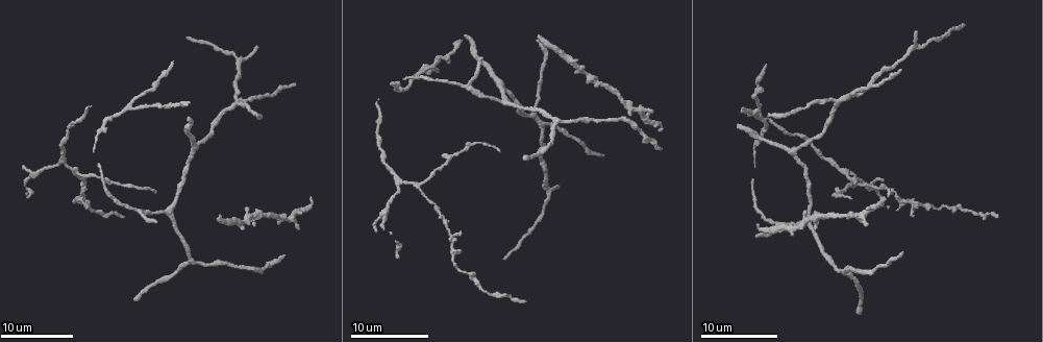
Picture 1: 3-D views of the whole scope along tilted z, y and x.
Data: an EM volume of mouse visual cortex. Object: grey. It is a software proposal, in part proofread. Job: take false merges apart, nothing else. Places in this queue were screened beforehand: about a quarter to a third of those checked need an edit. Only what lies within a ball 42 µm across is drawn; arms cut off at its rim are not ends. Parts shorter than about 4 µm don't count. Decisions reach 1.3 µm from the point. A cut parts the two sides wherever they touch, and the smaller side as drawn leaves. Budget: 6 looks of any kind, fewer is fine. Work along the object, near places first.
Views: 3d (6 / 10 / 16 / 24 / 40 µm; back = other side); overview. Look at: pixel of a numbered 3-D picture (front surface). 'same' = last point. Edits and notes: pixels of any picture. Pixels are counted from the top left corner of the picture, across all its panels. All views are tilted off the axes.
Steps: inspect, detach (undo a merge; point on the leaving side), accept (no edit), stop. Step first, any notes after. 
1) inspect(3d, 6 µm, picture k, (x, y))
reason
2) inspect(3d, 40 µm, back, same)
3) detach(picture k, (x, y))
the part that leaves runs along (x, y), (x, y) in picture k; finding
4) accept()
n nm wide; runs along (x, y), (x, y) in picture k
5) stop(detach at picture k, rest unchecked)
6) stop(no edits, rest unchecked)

inspect(3d, 16 µm, picture 1, (172, 211))
three arms meet

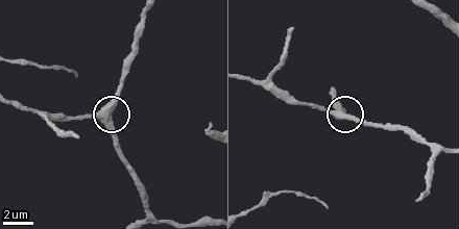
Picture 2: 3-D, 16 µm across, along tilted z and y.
inspect(3d, 6 µm, picture 2, (110, 118))

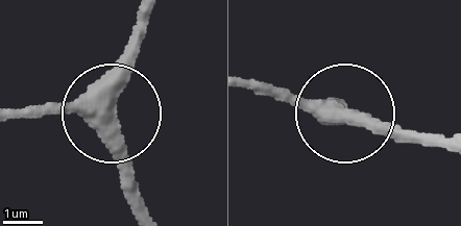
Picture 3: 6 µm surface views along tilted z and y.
accept()
420 nm wide; runs along (17, 114), (106, 105), (111, 69), (136, 23) in picture 3; continuous, no second neuron

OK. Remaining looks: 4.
inspect(3d, 10 µm, picture 1, (845, 173))
arms part here

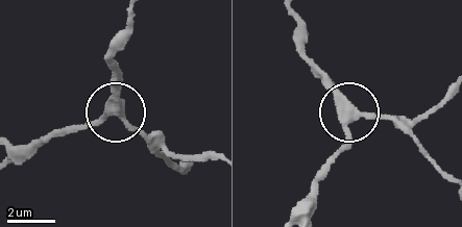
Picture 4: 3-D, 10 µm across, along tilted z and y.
inspect(3d, 6 µm, picture 4, (116, 115))

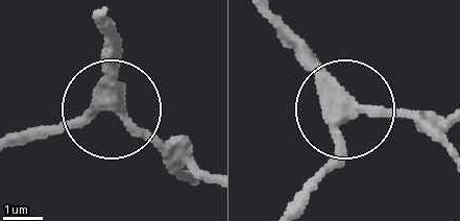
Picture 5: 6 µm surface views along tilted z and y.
accept()
330 nm wide; one neuron here

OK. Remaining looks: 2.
inspect(3d, 10 µm, picture 1, (544, 129))

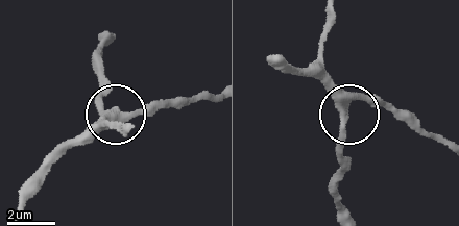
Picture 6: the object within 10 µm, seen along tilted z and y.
accept()
320 nm wide; runs along (278, 57), (317, 69), (348, 108), (361, 101), (402, 108) in picture 6; one neuron here

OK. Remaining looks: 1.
stop(no edits, rest unchecked)

